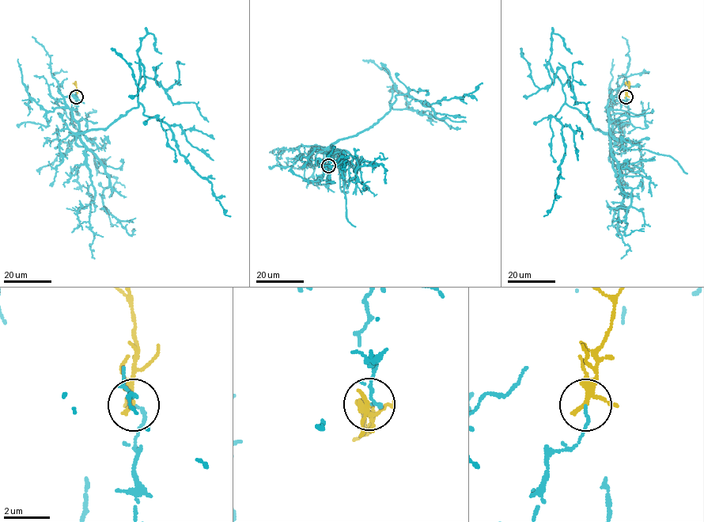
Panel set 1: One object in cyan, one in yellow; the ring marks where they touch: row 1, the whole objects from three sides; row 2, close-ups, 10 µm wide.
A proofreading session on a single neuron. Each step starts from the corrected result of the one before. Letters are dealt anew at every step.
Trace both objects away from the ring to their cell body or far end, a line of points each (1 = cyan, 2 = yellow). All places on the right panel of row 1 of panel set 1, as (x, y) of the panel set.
1: (626, 97), (619, 109), (608, 111), (607, 132), (565, 104), (555, 115), (565, 154), (552, 207), (543, 216)
2: (626, 97), (628, 81)

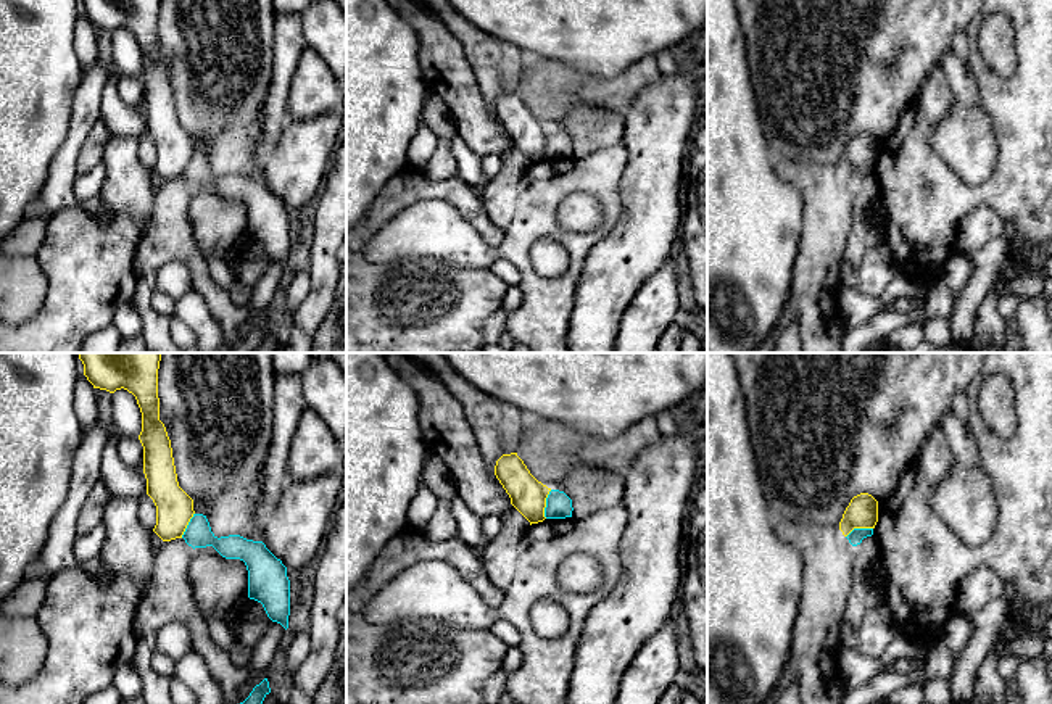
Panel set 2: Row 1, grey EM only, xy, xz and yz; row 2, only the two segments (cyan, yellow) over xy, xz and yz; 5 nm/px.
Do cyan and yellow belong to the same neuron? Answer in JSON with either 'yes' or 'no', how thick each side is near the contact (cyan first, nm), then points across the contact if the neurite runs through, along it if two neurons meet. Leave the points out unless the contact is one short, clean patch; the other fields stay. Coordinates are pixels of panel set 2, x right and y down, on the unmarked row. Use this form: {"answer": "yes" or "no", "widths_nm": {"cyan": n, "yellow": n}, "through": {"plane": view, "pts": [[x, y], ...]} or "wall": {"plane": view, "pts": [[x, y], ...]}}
{"answer": "no", "widths_nm": {"cyan": 130, "yellow": 180}, "wall": {"plane": "xz", "pts": [[551, 129], [546, 137], [545, 157]]}}

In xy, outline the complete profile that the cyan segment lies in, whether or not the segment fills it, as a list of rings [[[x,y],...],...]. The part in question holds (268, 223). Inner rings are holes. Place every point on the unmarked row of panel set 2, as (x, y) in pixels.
[[[193,153],[182,177],[188,185],[213,185],[226,198],[240,198],[248,209],[248,237],[263,243],[272,261],[288,267],[290,219],[287,206],[263,180],[246,179],[240,174],[217,177],[206,155]]]

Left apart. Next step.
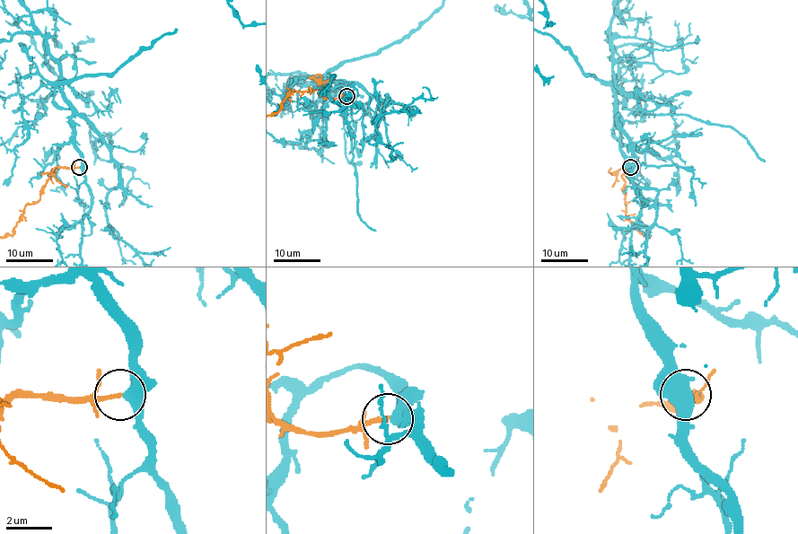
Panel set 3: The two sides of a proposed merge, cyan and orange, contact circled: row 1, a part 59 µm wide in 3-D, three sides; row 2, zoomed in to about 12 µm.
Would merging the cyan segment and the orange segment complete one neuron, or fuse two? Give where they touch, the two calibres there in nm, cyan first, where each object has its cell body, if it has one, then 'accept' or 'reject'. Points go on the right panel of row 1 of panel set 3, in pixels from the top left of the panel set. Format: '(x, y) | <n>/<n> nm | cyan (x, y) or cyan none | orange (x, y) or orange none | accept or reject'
(630, 167) | 480/180 nm | cyan none | orange none | accept

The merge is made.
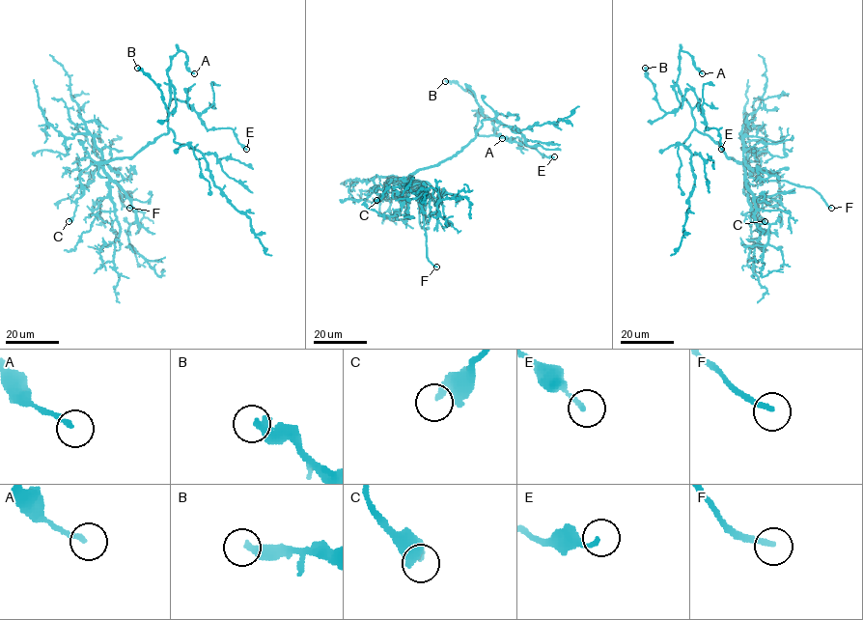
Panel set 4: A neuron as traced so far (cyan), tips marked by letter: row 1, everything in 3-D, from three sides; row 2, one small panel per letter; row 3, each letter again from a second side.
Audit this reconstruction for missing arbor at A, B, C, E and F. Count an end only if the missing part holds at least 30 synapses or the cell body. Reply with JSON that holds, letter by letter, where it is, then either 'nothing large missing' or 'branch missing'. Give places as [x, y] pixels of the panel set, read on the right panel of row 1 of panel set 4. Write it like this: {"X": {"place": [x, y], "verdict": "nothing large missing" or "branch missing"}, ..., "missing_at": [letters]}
{"A": {"place": [702, 73], "verdict": "nothing large missing"}, "B": {"place": [645, 68], "verdict": "nothing large missing"}, "C": {"place": [765, 221], "verdict": "nothing large missing"}, "E": {"place": [721, 149], "verdict": "nothing large missing"}, "F": {"place": [831, 208], "verdict": "branch missing"}, "missing_at": ["F"]}

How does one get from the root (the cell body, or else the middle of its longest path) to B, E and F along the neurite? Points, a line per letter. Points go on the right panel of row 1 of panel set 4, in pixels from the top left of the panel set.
B: (722, 149), (695, 127), (691, 107), (677, 85), (679, 108), (669, 112), (660, 108), (645, 68)
E: (722, 149), (695, 127), (691, 109), (700, 98), (706, 129), (715, 127), (718, 131), (721, 149)
F: (722, 149), (728, 157), (745, 166), (750, 178), (811, 186), (831, 208)

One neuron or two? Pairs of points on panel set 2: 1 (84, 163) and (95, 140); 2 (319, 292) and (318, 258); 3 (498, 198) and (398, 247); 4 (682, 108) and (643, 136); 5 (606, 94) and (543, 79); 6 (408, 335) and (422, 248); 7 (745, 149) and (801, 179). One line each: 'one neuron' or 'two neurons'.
1: one neuron
2: one neuron
3: two neurons
4: one neuron
5: one neuron
6: two neurons
7: two neurons

